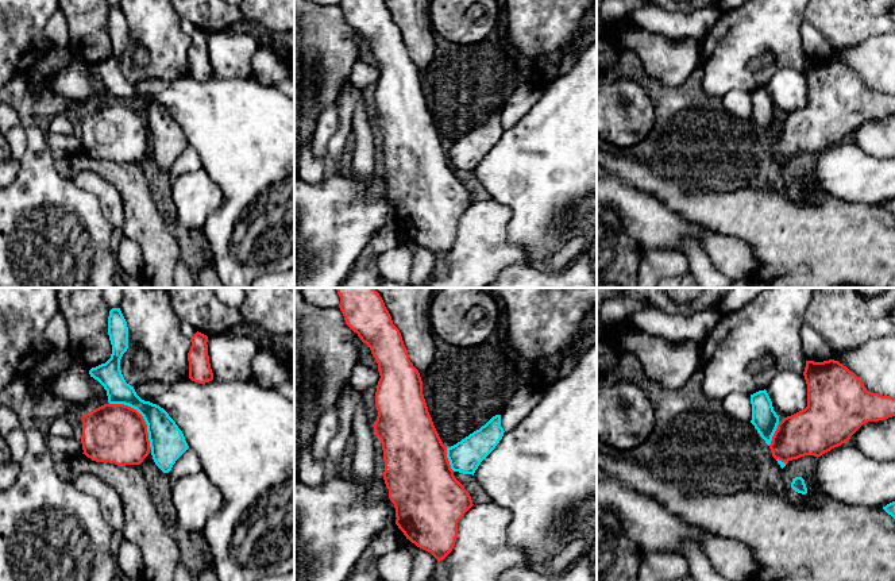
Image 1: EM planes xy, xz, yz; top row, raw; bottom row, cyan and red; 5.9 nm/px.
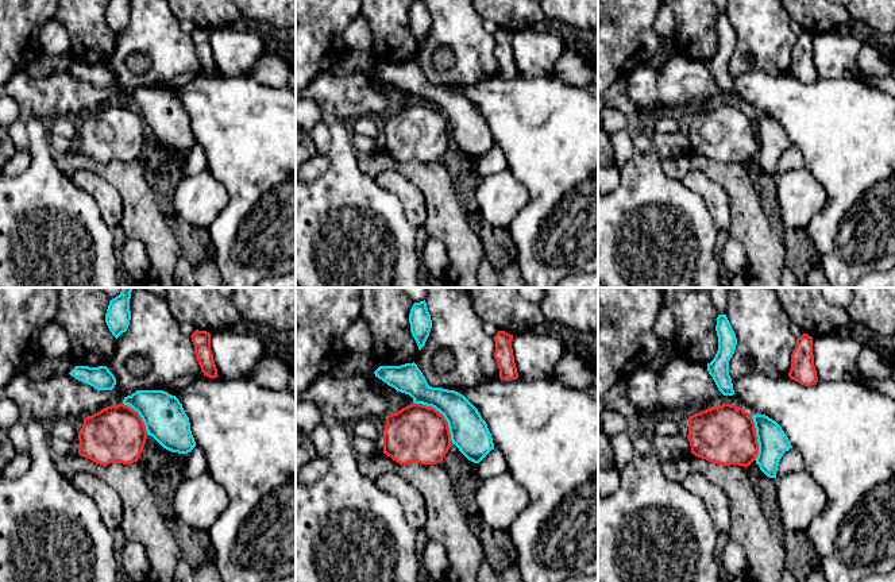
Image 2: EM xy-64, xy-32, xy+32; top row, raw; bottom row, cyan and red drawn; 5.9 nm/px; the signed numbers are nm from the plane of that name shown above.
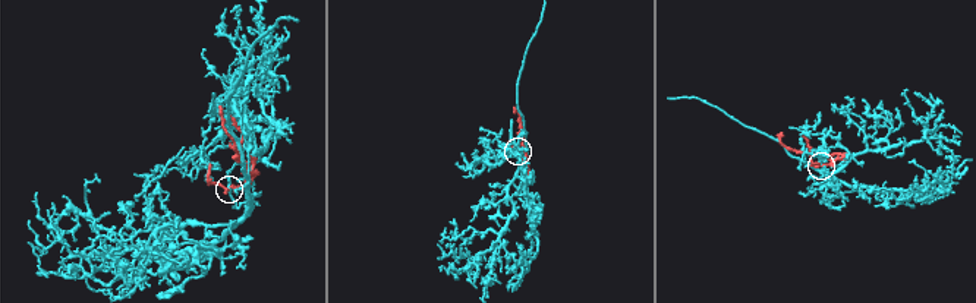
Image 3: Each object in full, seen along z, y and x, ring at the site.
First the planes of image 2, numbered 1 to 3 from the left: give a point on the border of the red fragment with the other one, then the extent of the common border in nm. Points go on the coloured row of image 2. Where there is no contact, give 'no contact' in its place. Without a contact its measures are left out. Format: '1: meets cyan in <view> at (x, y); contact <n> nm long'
1: meets cyan in xy-64 at (139, 415); contact 240 nm long
2: meets cyan in xy-32 at (442, 413); contact 340 nm long
3: meets cyan in xy+32 at (757, 438); contact 280 nm long

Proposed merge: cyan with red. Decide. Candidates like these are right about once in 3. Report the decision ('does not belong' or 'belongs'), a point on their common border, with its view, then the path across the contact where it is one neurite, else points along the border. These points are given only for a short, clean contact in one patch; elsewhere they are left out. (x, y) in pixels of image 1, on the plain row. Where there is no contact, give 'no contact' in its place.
does not belong | xy (142, 112) | along xy (110, 100), (127, 102), (142, 114), (151, 146)

